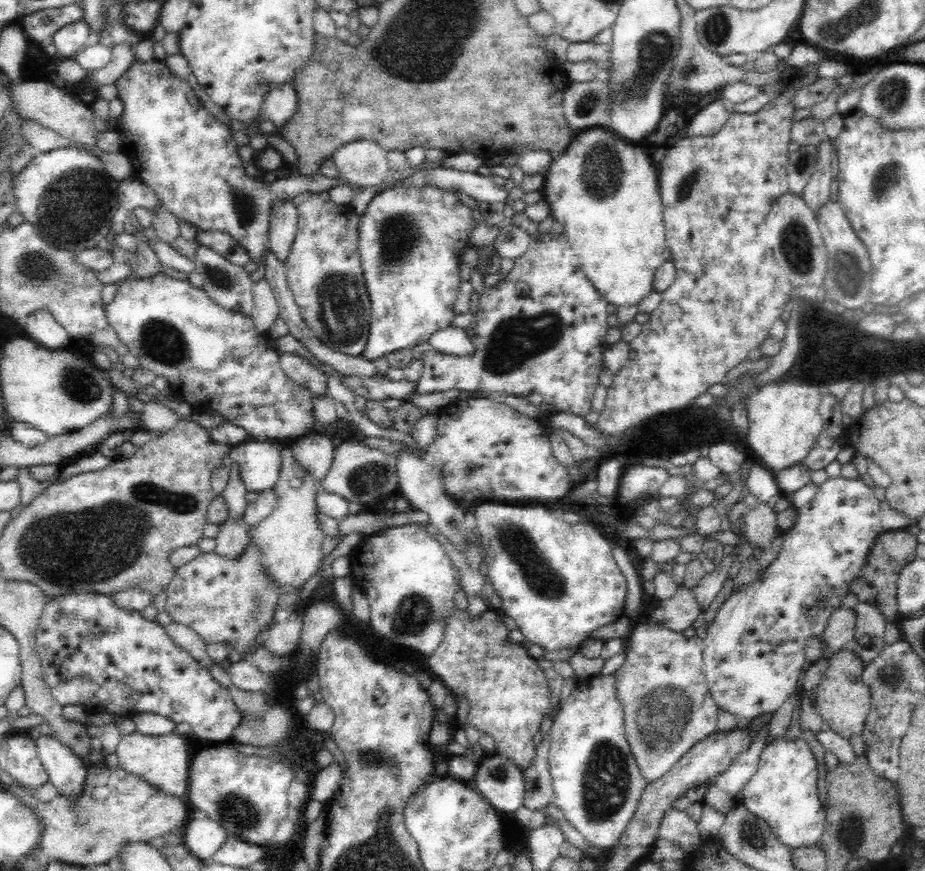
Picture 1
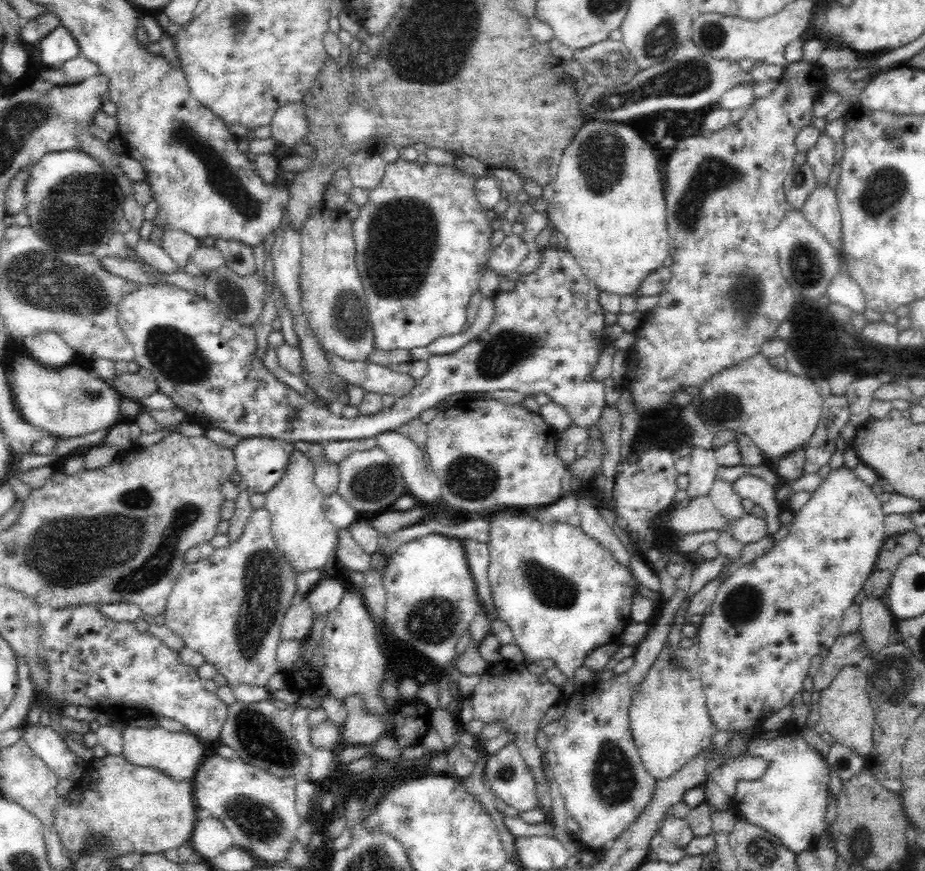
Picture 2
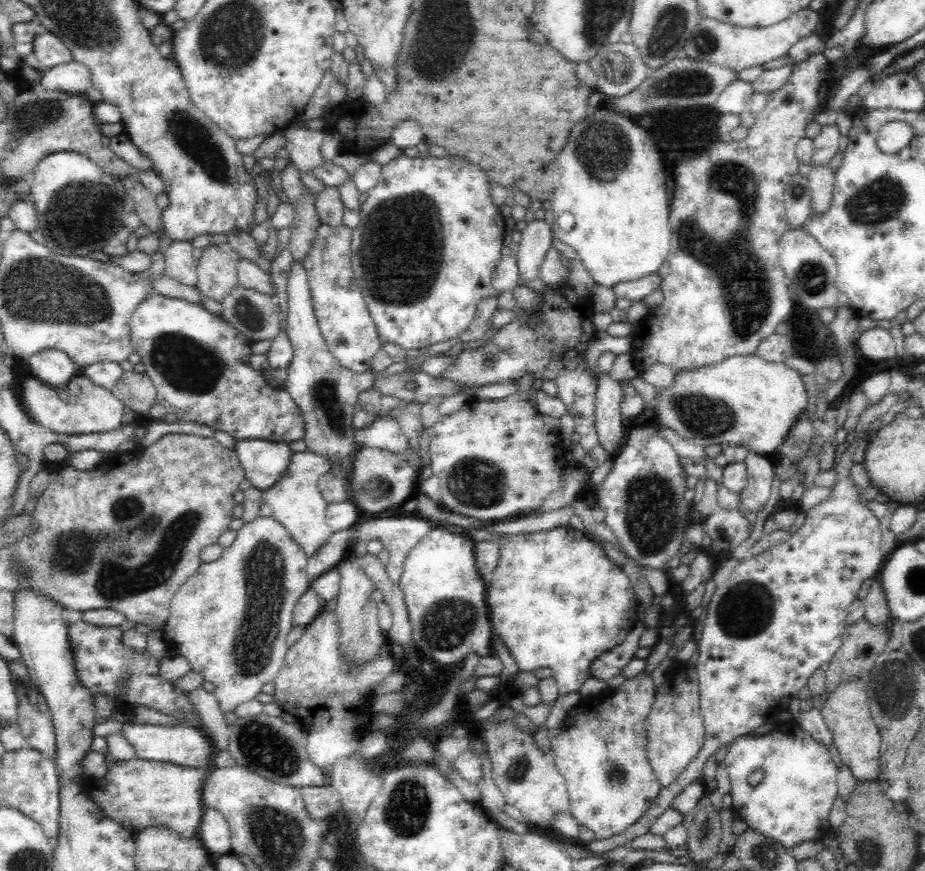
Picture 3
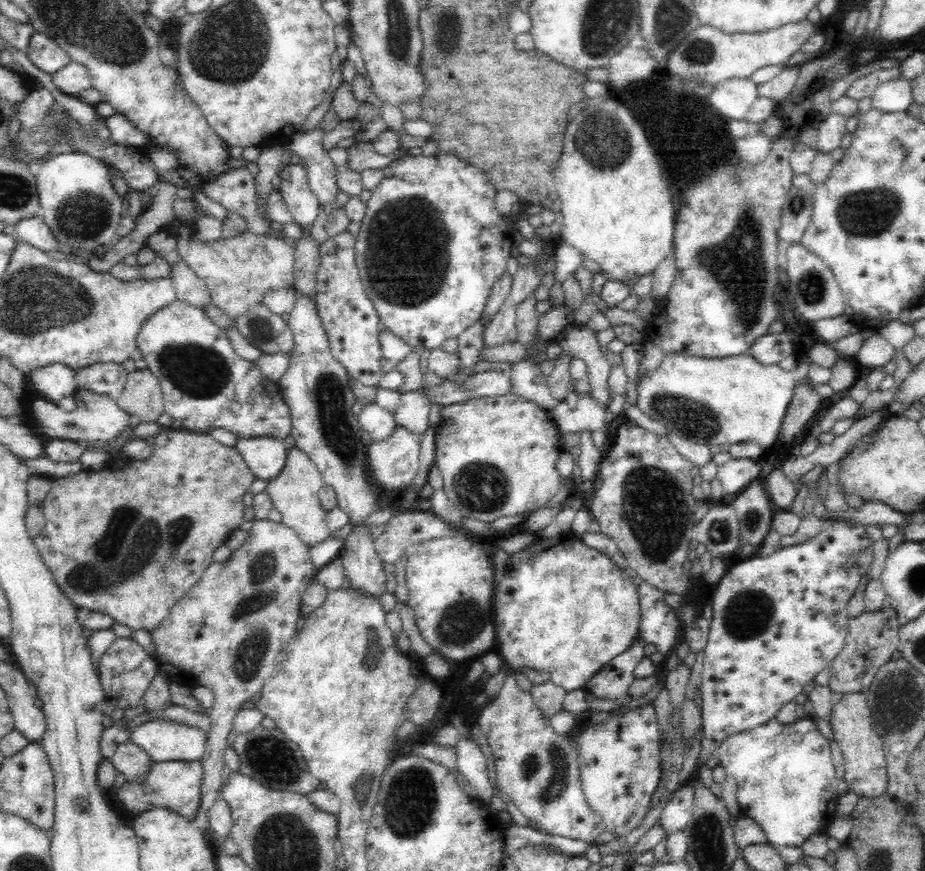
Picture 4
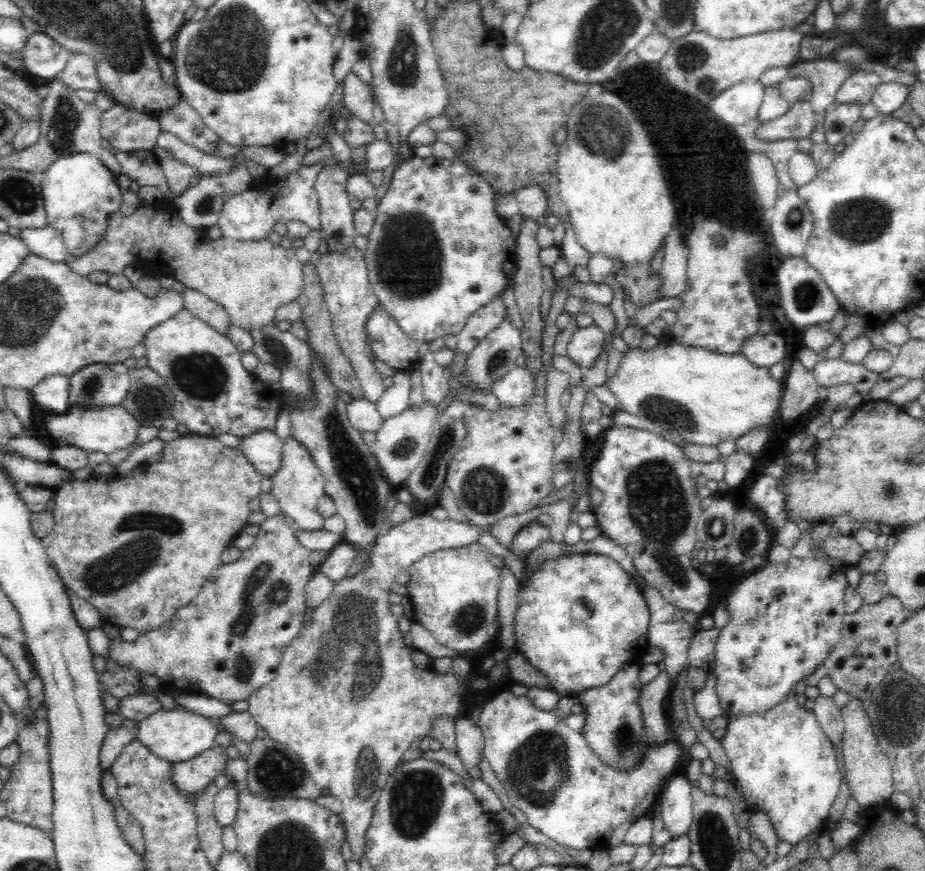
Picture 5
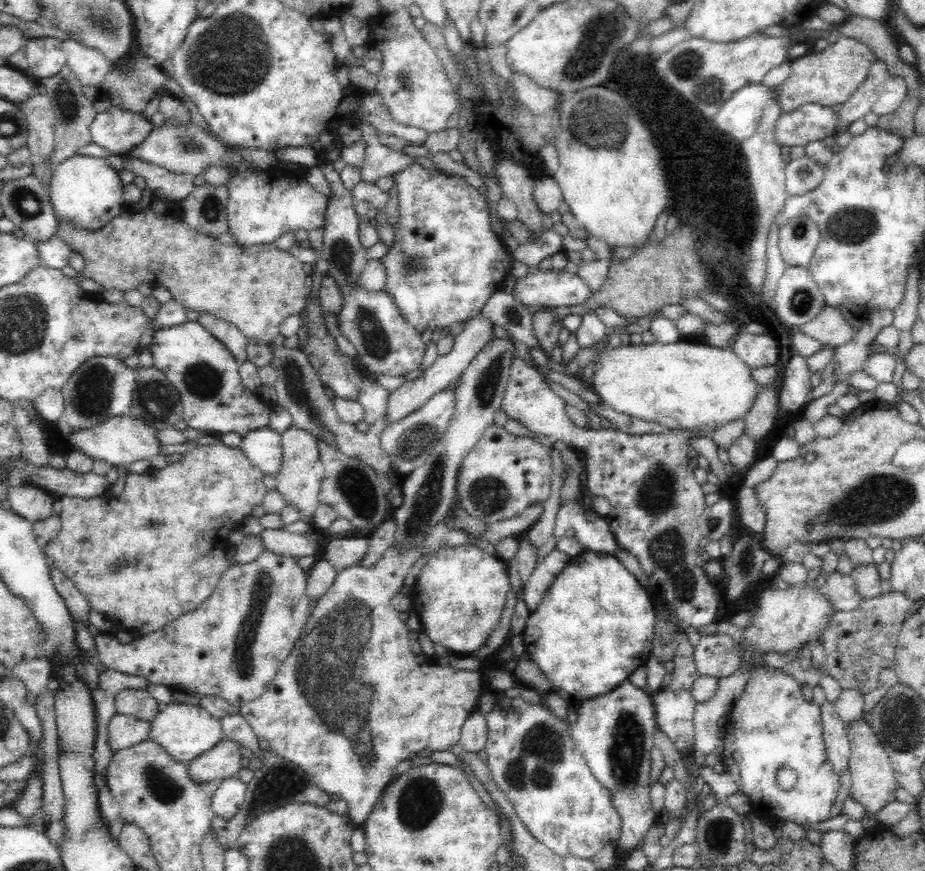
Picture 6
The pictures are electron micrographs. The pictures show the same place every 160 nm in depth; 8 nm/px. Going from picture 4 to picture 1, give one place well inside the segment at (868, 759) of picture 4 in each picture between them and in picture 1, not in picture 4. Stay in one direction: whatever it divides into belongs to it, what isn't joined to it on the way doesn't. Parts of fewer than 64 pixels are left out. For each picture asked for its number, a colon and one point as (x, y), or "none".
1: (843, 700)
2: (846, 713)
3: (846, 712)

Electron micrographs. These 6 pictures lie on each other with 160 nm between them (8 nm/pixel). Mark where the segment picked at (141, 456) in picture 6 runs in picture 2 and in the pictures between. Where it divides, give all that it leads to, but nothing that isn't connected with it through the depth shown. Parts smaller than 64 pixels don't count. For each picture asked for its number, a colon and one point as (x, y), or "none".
2: (67, 402)
3: (89, 409)
4: (97, 417)
5: (106, 429)

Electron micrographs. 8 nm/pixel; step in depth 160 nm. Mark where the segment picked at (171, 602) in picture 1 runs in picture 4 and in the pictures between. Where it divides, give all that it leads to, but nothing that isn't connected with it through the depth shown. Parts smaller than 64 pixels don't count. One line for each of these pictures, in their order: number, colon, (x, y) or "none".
2: (229, 607)
3: (230, 620)
4: (229, 632)

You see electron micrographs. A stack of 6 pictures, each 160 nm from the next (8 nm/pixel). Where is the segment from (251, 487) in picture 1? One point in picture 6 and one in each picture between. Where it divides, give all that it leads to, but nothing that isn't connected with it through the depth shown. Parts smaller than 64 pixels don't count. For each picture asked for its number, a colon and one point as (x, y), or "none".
2: (260, 462)
3: (264, 462)
4: (265, 456)
5: (264, 449)
6: (262, 446)

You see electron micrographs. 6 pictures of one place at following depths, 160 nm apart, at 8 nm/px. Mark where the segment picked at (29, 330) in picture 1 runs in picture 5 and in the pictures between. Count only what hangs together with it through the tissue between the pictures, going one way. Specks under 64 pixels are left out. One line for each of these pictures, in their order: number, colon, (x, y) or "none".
2: (49, 348)
3: (53, 367)
4: (54, 381)
5: (51, 394)

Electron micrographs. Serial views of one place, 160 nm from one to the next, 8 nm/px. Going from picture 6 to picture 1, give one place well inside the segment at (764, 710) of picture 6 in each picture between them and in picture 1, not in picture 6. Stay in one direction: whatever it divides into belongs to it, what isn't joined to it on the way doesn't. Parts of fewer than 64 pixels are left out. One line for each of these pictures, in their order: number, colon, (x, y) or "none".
1: (783, 792)
2: (790, 799)
3: (791, 804)
4: (786, 782)
5: (780, 759)

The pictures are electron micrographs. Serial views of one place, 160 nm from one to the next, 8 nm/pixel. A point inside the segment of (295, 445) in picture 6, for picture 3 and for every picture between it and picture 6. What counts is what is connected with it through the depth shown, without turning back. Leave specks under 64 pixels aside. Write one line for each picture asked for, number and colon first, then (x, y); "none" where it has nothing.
3: (296, 501)
4: (294, 492)
5: (298, 483)

